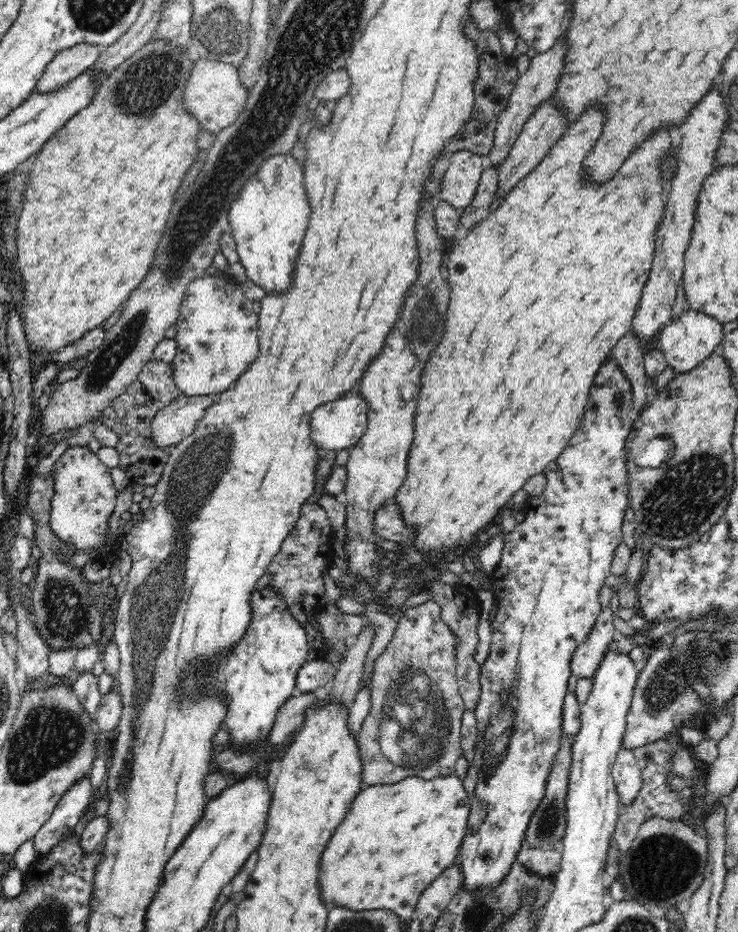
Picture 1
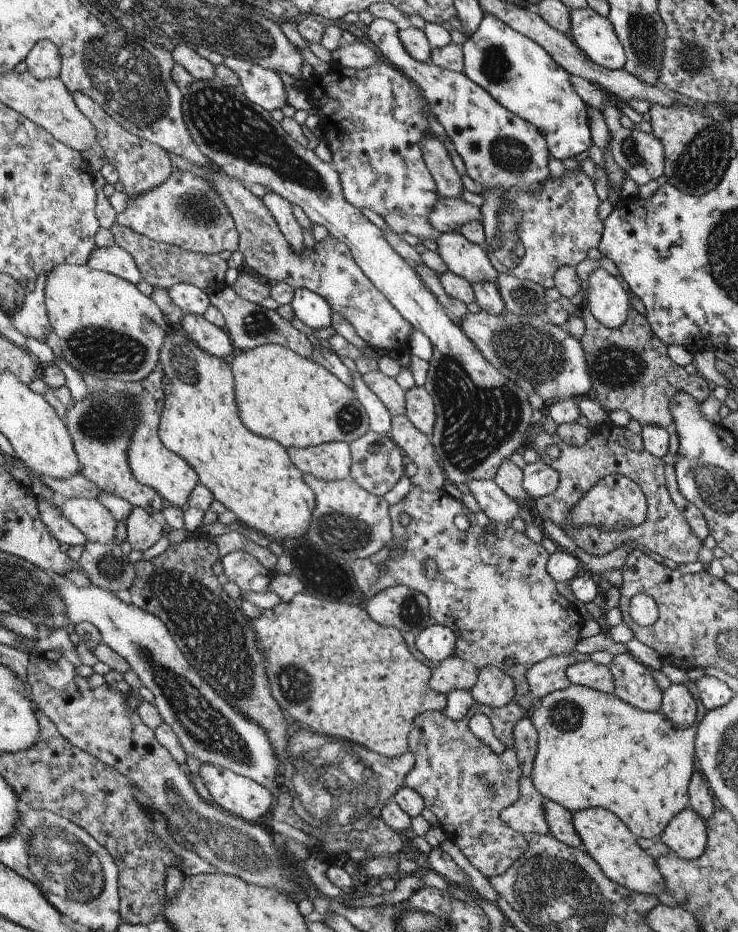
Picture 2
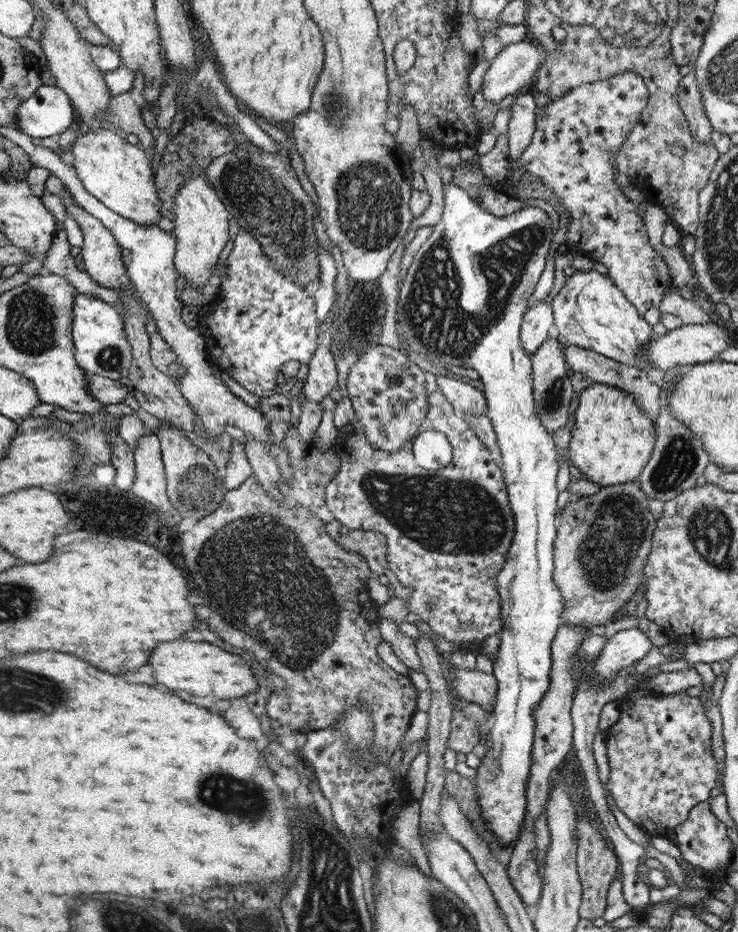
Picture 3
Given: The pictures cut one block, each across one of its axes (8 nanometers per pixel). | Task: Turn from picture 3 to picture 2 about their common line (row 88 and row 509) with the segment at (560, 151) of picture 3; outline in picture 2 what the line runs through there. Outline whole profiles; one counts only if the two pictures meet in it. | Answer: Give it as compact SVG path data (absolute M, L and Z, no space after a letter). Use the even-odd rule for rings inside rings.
M612 474L594 484L590 491L572 508L568 522L572 526L602 526L604 530L622 530L638 526L646 520L647 500L642 488L630 478L620 474Z

